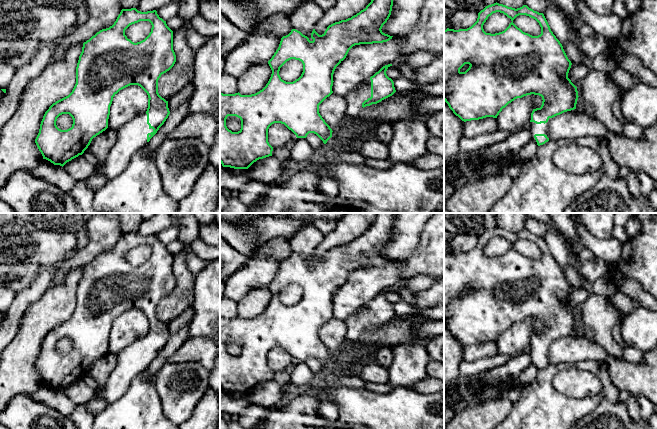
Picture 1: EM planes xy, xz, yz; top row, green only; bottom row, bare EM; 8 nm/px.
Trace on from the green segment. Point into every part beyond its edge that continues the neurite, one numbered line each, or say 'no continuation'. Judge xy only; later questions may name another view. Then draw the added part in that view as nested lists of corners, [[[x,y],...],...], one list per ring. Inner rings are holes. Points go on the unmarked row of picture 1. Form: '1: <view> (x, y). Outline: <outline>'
1: xy (132, 361). Outline: [[[143,337],[127,346],[116,355],[116,366],[109,375],[101,391],[95,397],[109,404],[117,401],[128,390],[132,379],[147,368],[147,358],[153,356],[147,348],[147,338]]]

